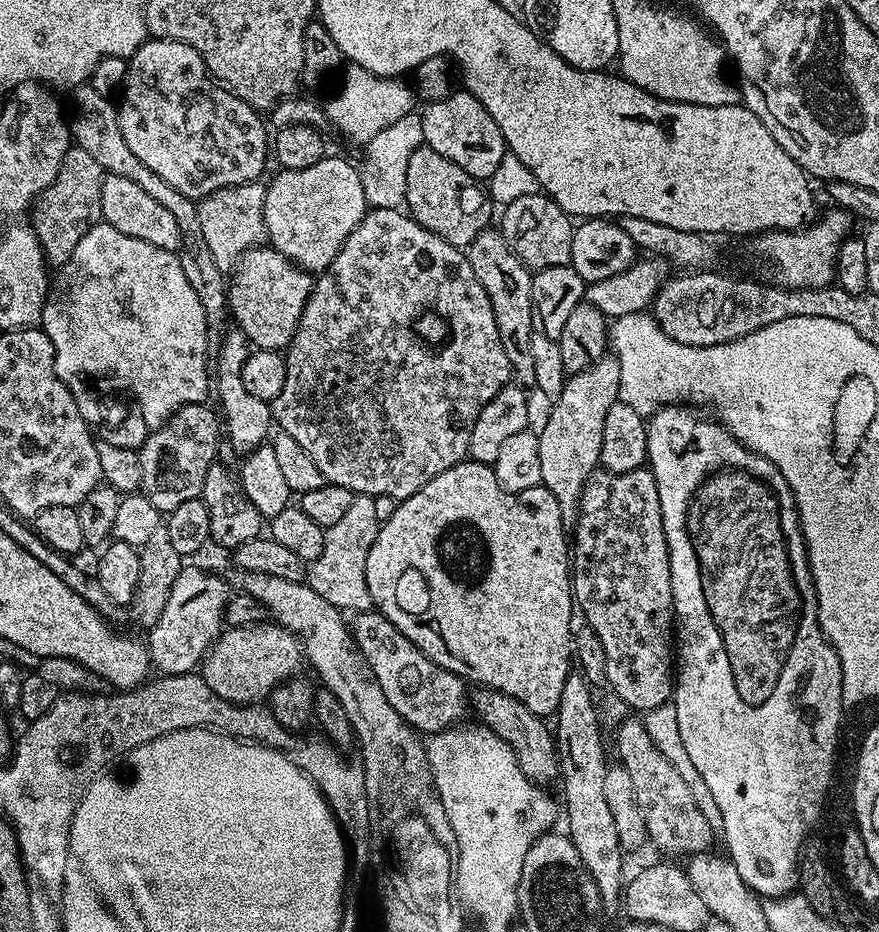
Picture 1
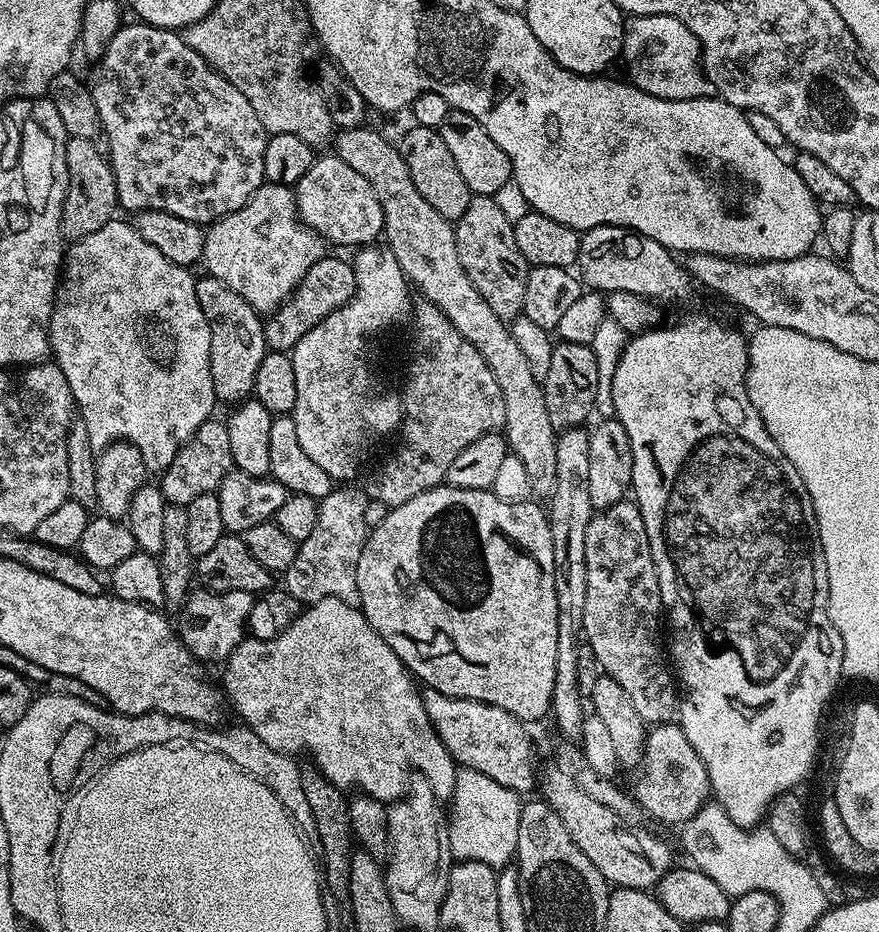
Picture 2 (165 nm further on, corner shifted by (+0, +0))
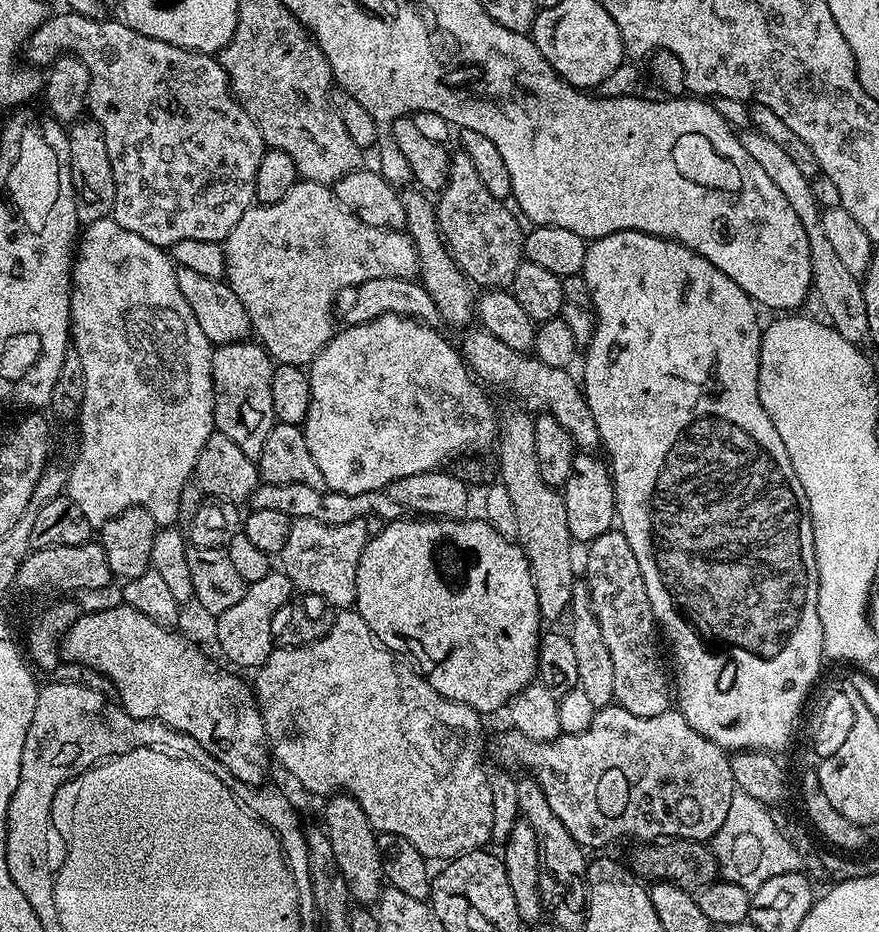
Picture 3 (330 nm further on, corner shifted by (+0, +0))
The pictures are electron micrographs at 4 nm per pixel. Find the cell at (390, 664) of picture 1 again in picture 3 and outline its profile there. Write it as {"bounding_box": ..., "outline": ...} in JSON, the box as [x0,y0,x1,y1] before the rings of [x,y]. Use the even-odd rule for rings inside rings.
{"bounding_box":[496,702,736,850],"outline":[[[613,702],[607,708],[597,708],[585,732],[566,732],[550,744],[535,744],[526,734],[508,730],[496,740],[496,760],[501,769],[524,768],[542,786],[550,810],[558,814],[562,826],[570,830],[585,850],[604,848],[619,840],[656,842],[661,838],[711,841],[712,835],[726,822],[730,802],[736,793],[729,753],[710,738],[698,734],[679,710],[669,710],[654,718],[630,714]]]}

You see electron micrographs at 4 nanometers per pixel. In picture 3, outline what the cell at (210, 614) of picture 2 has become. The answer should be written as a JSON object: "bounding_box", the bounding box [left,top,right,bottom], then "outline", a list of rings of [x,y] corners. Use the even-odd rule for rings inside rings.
{"bounding_box":[216,570,293,669],"outline":[[[283,570],[270,571],[266,578],[262,578],[262,582],[247,585],[242,594],[242,602],[230,606],[230,610],[216,617],[218,640],[222,644],[224,656],[232,659],[240,668],[259,669],[274,647],[274,614],[278,614],[278,610],[282,610],[282,606],[287,600],[291,600],[293,595],[292,583]]]}

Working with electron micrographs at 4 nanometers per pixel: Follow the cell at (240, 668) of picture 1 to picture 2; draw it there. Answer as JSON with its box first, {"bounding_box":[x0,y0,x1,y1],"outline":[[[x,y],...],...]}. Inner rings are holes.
{"bounding_box":[222,598,458,802],"outline":[[[322,598],[318,602],[307,605],[300,615],[296,617],[296,621],[282,634],[278,634],[278,638],[270,638],[269,640],[244,639],[230,653],[227,660],[223,661],[222,668],[224,668],[222,691],[227,703],[230,705],[231,711],[233,708],[244,719],[241,721],[250,730],[254,730],[254,734],[258,734],[258,738],[262,738],[262,742],[266,742],[266,746],[270,746],[270,750],[285,752],[286,755],[293,758],[299,757],[299,752],[308,751],[312,755],[313,762],[316,763],[313,764],[315,771],[324,775],[334,786],[343,790],[356,788],[352,790],[366,796],[373,796],[375,800],[385,802],[399,800],[408,790],[410,783],[408,771],[411,768],[417,768],[420,771],[417,773],[423,779],[432,783],[432,789],[436,796],[441,798],[451,797],[458,765],[452,759],[452,755],[446,750],[446,746],[438,738],[438,734],[426,714],[426,706],[424,705],[421,689],[418,687],[412,673],[408,671],[408,667],[400,661],[398,654],[394,654],[394,650],[390,650],[390,646],[386,646],[386,642],[378,634],[378,630],[374,630],[374,626],[370,626],[370,622],[357,605],[347,604],[338,598]]]}

